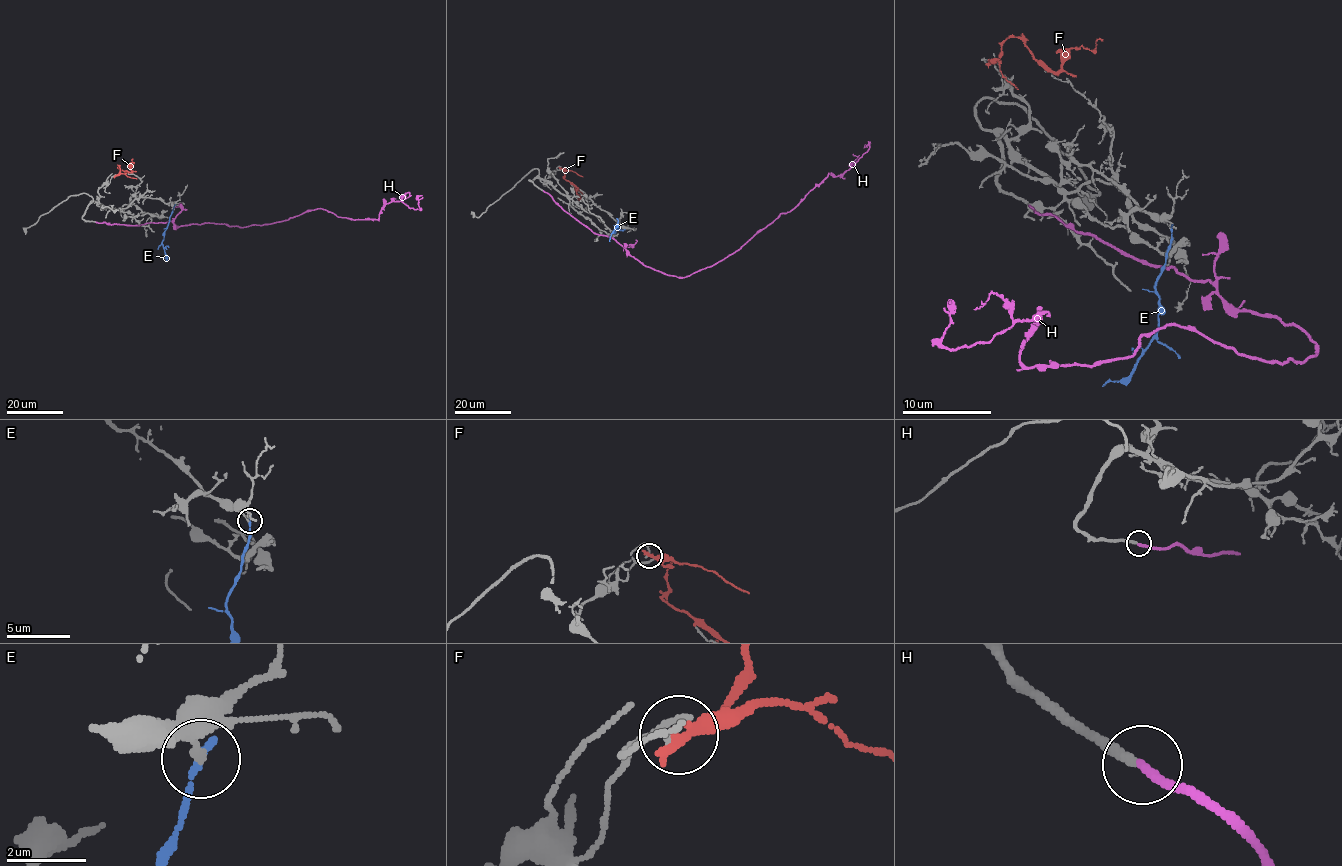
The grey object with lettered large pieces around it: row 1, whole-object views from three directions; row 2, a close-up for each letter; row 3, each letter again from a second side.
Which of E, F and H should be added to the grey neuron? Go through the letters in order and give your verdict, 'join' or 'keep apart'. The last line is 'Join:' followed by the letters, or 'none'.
E: keep apart
F: keep apart
H: join
Join: H

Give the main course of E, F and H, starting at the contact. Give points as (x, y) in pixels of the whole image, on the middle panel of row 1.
E: (624, 230), (618, 228), (613, 232), (617, 225), (616, 218)
F: (560, 168), (565, 170), (563, 177), (578, 188), (579, 200)
H: (543, 191), (644, 265), (686, 277), (739, 250), (792, 210), (828, 172), (844, 173), (870, 144)

